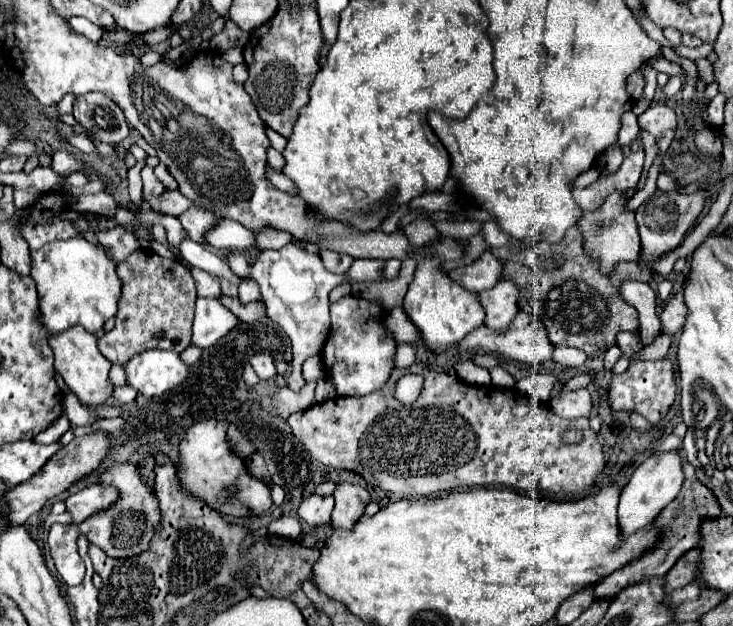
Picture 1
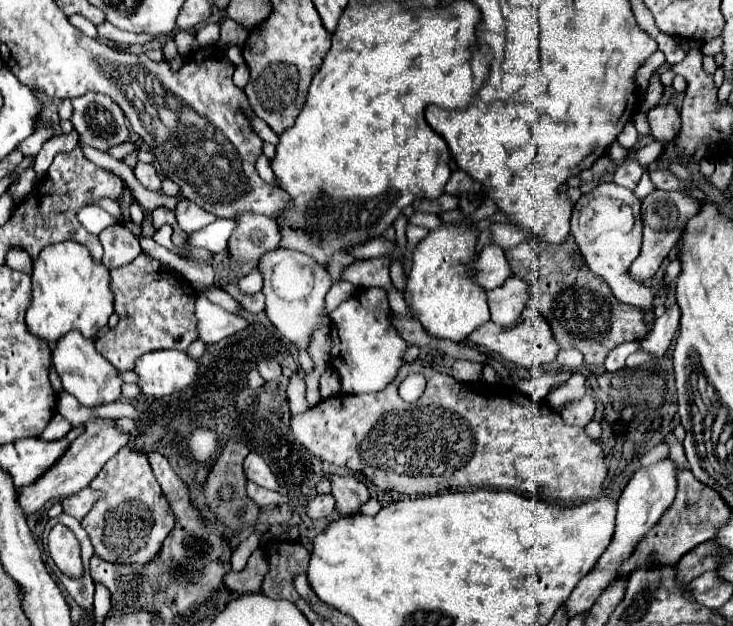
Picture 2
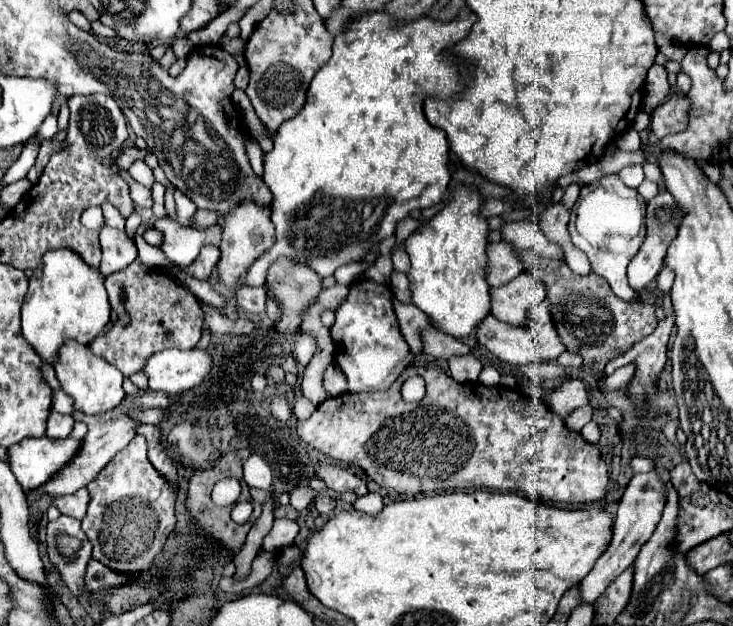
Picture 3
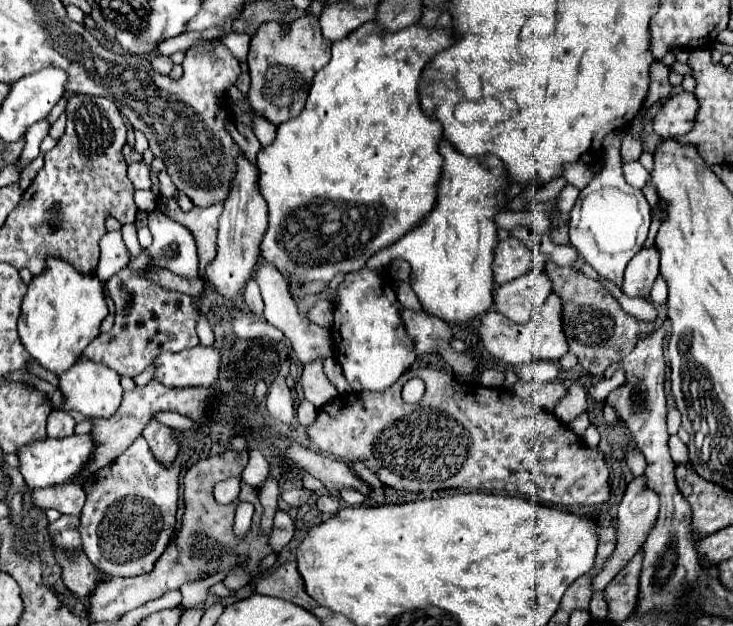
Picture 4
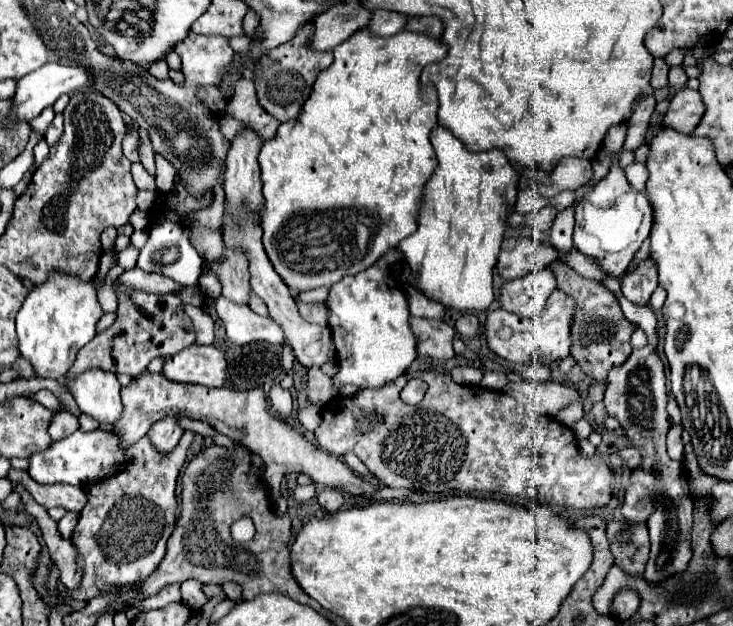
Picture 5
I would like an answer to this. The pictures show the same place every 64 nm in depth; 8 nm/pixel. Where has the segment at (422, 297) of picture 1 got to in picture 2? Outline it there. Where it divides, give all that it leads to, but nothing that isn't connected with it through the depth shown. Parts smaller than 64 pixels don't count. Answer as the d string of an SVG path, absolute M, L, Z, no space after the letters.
M470 222L442 224L438 230L432 230L414 250L414 266L412 266L412 272L408 278L408 292L404 294L404 300L406 300L414 320L418 320L424 326L424 330L434 338L462 342L462 340L466 340L466 336L472 330L476 330L478 326L482 326L484 322L490 320L484 290L480 290L480 286L468 276L468 268L470 268L470 262L474 256L476 238L478 238L478 232L470 230Z

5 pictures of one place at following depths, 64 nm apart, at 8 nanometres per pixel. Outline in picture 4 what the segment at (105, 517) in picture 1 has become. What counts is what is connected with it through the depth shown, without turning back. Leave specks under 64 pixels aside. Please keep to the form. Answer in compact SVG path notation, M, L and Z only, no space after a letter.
M138 436L122 456L118 456L106 468L96 472L94 478L90 478L90 482L84 486L86 504L80 516L80 536L86 556L98 570L102 570L108 576L138 576L154 568L156 560L162 556L174 534L178 474L180 474L180 454L174 462L174 468L164 468L154 460L144 436Z

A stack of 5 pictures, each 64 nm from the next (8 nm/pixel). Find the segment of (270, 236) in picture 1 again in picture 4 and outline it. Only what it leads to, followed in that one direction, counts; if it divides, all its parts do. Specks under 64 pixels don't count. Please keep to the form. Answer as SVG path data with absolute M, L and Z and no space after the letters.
M244 156L236 160L238 170L232 182L232 192L228 200L224 202L224 212L220 216L220 228L218 228L218 256L216 260L206 268L206 280L210 280L216 290L232 300L234 296L242 294L250 270L256 264L260 242L264 238L264 232L268 230L268 206L258 190L258 168L250 164Z

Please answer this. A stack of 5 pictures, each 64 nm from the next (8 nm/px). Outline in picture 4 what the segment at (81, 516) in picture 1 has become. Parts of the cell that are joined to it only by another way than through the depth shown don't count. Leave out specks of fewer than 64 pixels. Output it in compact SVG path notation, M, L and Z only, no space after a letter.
M58 484L58 486L34 490L34 500L44 510L56 508L62 514L80 516L82 506L86 502L86 492L82 486L76 484Z

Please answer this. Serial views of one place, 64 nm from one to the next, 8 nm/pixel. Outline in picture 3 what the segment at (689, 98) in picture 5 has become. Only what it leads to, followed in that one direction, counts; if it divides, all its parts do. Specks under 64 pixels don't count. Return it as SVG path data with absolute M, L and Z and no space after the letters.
M676 96L652 112L652 132L658 138L678 134L688 126L688 98Z

